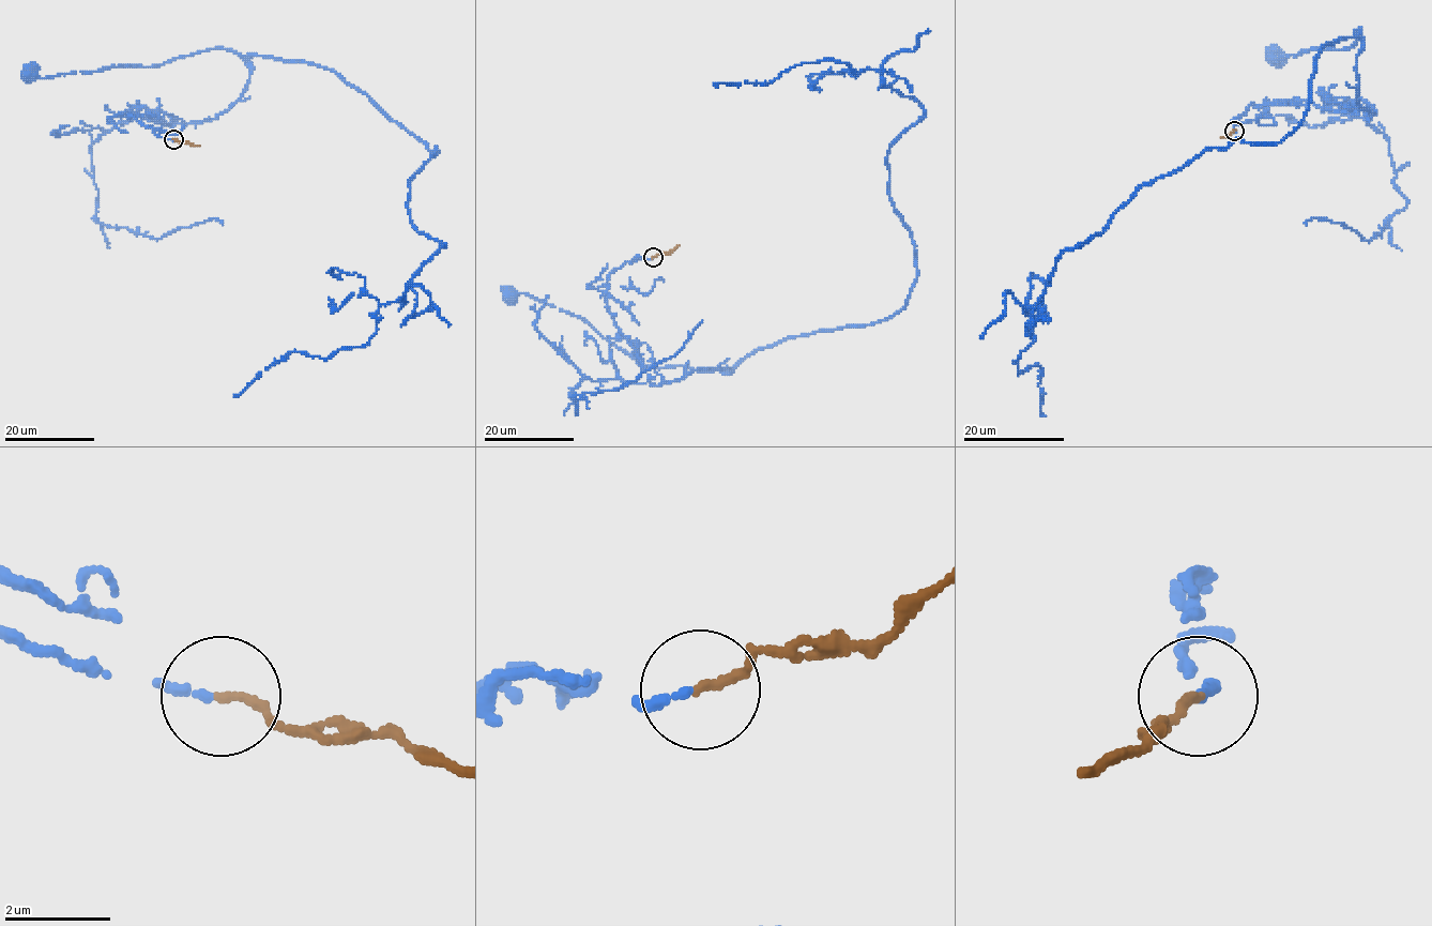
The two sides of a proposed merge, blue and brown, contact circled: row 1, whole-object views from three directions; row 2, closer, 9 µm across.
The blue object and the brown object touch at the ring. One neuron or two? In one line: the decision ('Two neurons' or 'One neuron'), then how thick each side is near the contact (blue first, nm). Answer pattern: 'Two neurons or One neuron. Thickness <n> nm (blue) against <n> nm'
One neuron. Thickness 160 nm (blue) against 160 nm

